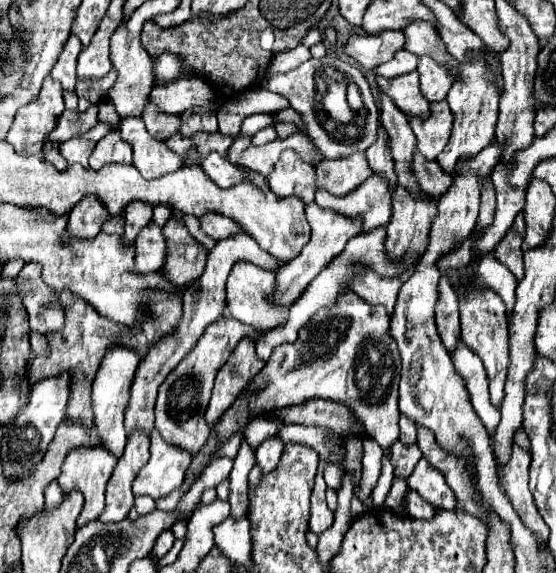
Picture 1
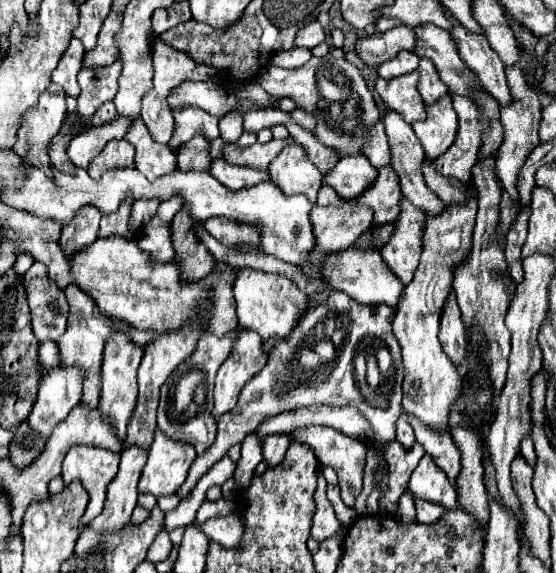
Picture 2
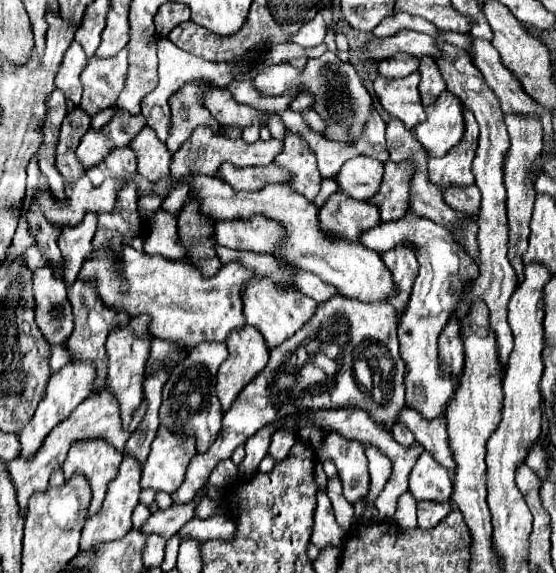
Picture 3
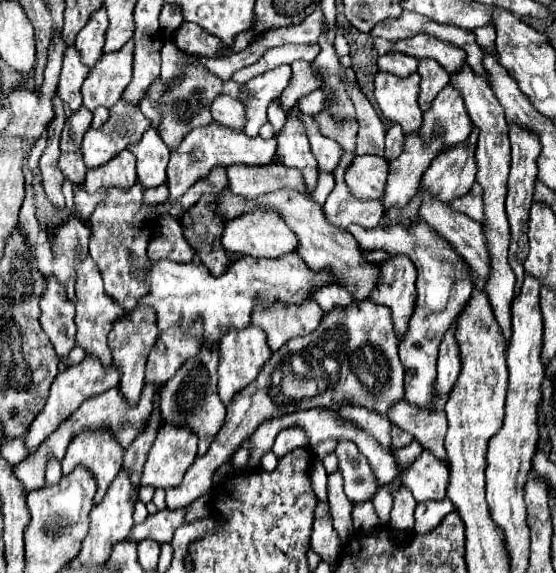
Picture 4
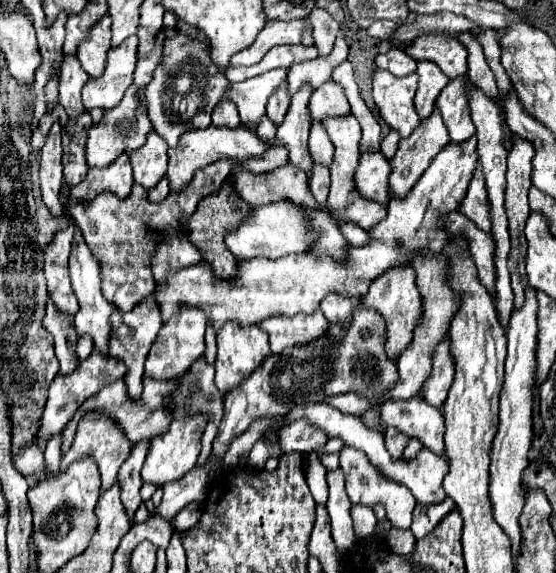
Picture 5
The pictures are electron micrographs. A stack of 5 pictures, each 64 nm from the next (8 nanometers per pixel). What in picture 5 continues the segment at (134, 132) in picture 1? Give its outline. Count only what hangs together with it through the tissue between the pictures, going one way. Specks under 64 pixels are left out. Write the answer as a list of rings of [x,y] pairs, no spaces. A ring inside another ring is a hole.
[[[154,130],[146,136],[144,146],[130,150],[128,154],[132,158],[136,184],[150,190],[164,178],[168,164],[168,146]]]

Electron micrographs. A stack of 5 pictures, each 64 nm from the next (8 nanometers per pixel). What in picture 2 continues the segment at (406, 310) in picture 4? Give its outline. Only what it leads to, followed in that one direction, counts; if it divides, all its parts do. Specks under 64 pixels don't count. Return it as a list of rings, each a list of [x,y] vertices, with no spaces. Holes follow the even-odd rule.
[[[402,196],[400,202],[400,214],[394,222],[394,230],[390,234],[390,240],[386,246],[382,246],[380,254],[384,262],[390,266],[390,270],[402,278],[402,284],[408,284],[414,276],[414,270],[418,266],[420,254],[422,254],[422,236],[424,236],[424,224],[428,214],[424,210],[418,210],[406,202]]]

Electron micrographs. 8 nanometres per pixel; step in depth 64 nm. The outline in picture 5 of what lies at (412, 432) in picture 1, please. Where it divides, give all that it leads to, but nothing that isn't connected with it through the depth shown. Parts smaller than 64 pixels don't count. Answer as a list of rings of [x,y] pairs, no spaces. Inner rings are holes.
[[[388,426],[386,434],[384,434],[384,440],[386,440],[386,450],[390,452],[390,456],[392,458],[402,458],[402,450],[406,448],[410,438],[406,434],[402,434],[402,432]]]

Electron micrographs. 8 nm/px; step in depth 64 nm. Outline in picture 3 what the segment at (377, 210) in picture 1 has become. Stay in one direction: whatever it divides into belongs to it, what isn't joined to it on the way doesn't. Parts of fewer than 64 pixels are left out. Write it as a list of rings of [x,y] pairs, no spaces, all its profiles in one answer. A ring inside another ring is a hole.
[[[386,162],[384,164],[384,176],[380,182],[380,190],[374,200],[368,200],[370,204],[378,206],[380,222],[398,220],[410,208],[408,206],[408,198],[410,198],[408,180],[412,174],[410,166],[412,166],[410,162],[402,162],[402,164]],[[324,178],[324,180],[322,180],[322,188],[320,188],[320,192],[318,192],[314,204],[320,208],[334,192],[336,192],[336,182],[334,182],[332,178]]]

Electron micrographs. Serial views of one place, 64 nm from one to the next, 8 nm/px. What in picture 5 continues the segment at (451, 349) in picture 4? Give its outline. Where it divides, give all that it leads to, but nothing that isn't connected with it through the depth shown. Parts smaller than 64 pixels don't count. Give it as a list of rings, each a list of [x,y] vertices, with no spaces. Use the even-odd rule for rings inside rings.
[[[444,338],[444,342],[440,342],[434,352],[434,370],[422,390],[424,400],[440,408],[446,400],[452,382],[454,382],[454,360],[450,358],[450,338]]]

